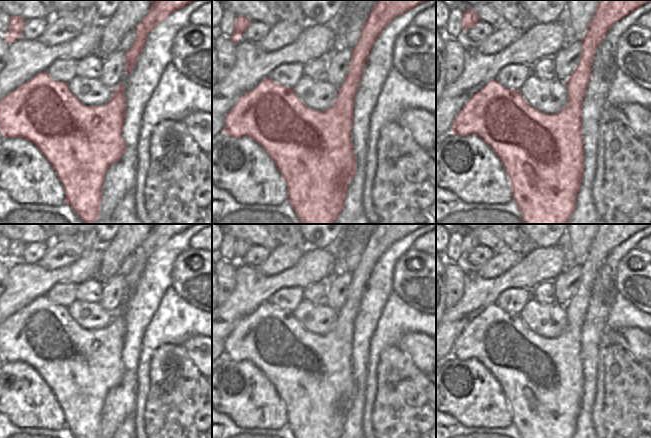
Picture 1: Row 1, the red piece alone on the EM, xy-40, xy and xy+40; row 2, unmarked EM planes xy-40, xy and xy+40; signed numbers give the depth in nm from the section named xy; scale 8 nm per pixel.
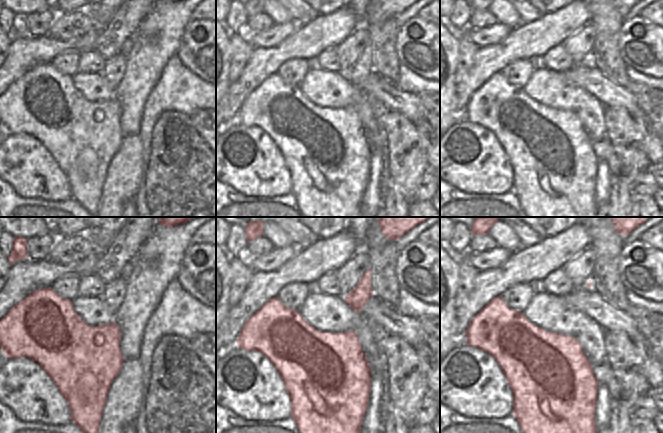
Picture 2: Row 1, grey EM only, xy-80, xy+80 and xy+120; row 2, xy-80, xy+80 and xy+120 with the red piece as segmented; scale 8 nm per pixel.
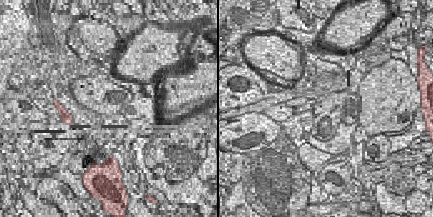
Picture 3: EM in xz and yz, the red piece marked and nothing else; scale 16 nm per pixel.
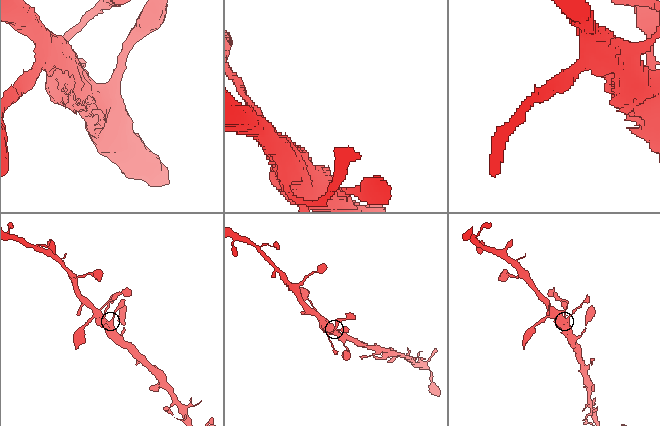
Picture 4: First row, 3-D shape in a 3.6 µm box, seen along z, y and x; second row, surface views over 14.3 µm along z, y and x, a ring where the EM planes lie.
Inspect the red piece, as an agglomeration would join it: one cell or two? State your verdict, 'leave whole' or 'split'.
leave whole

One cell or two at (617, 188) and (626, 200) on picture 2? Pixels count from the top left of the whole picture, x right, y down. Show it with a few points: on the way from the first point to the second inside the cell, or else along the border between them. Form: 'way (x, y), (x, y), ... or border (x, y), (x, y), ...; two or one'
way (620, 191), (623, 197); one

